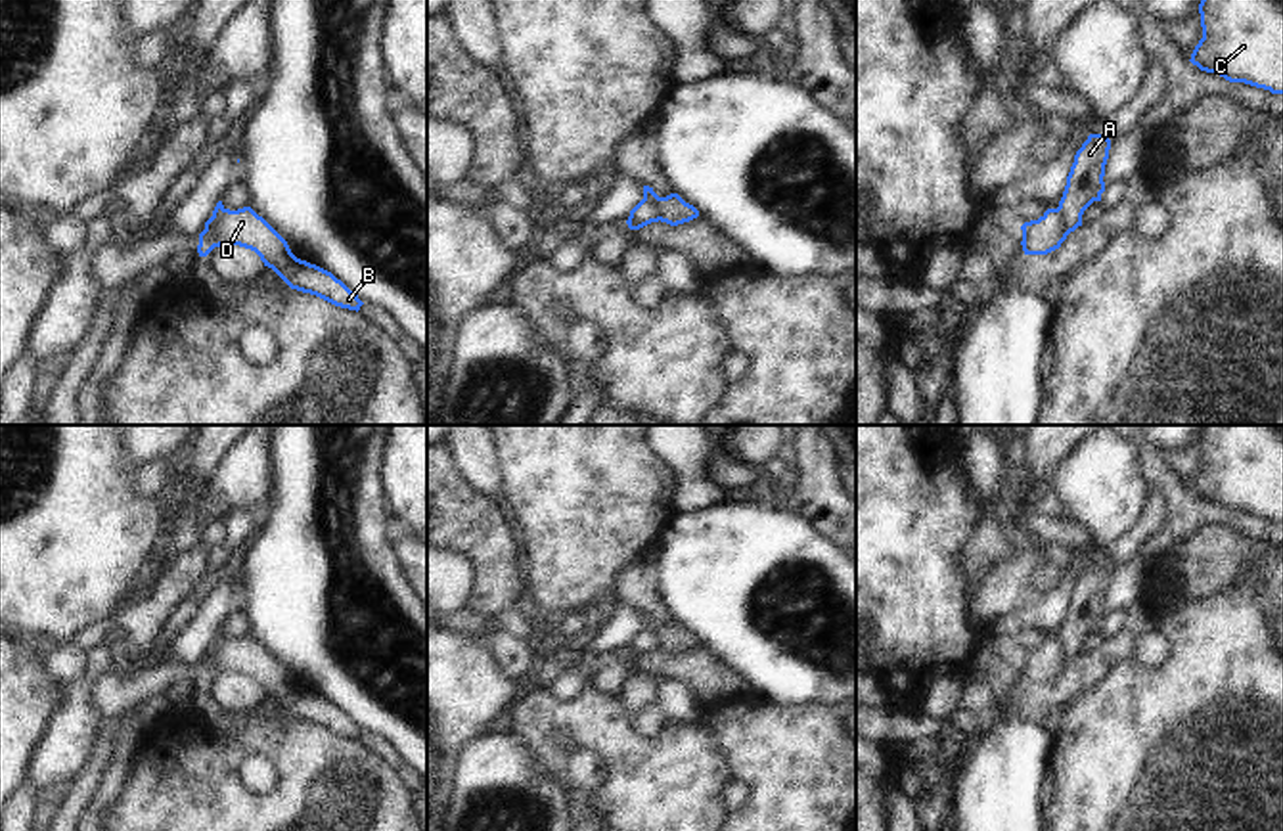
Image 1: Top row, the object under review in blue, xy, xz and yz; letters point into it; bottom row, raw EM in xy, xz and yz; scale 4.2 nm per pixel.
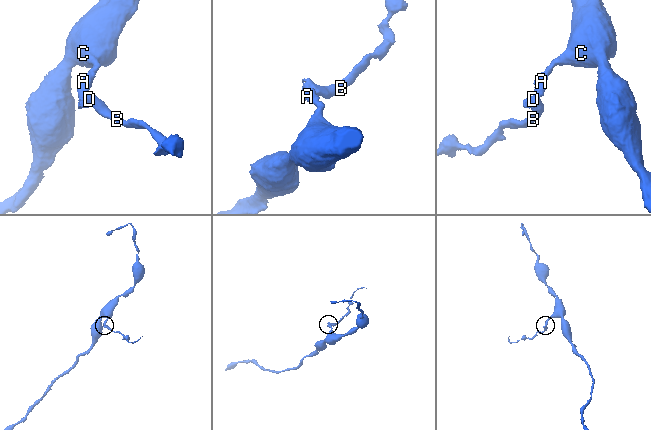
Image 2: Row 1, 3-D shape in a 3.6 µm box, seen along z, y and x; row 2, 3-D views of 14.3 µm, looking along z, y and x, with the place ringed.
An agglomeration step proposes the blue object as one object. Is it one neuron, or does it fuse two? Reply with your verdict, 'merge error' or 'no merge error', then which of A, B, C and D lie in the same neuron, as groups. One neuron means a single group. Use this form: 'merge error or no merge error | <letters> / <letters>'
merge error | A C / B D

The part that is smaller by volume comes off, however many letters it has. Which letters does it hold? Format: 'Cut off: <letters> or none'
Cut off: B, D

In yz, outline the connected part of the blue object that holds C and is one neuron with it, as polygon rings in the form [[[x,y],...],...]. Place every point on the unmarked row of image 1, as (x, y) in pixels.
[[[1203,425],[1203,467],[1191,483],[1201,500],[1283,523],[1283,425]]]

